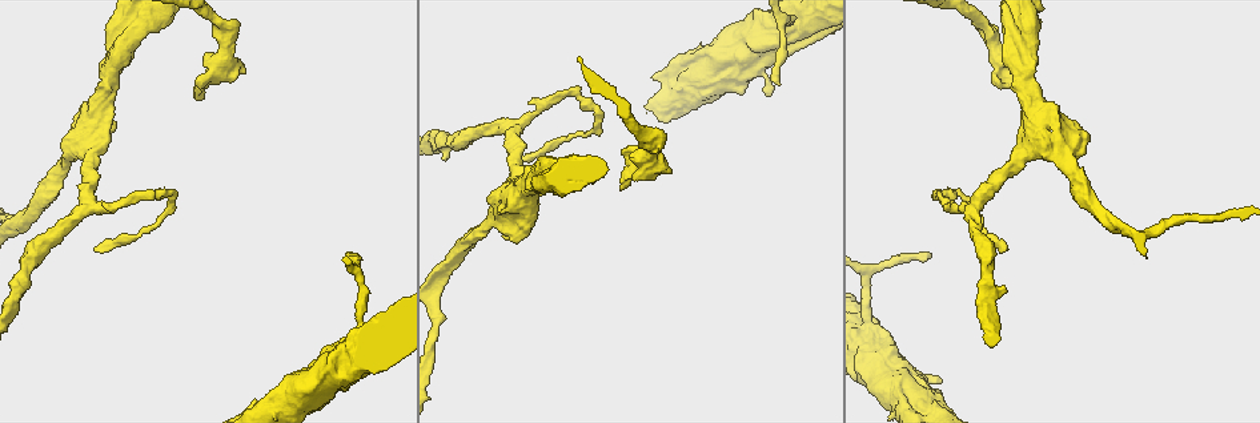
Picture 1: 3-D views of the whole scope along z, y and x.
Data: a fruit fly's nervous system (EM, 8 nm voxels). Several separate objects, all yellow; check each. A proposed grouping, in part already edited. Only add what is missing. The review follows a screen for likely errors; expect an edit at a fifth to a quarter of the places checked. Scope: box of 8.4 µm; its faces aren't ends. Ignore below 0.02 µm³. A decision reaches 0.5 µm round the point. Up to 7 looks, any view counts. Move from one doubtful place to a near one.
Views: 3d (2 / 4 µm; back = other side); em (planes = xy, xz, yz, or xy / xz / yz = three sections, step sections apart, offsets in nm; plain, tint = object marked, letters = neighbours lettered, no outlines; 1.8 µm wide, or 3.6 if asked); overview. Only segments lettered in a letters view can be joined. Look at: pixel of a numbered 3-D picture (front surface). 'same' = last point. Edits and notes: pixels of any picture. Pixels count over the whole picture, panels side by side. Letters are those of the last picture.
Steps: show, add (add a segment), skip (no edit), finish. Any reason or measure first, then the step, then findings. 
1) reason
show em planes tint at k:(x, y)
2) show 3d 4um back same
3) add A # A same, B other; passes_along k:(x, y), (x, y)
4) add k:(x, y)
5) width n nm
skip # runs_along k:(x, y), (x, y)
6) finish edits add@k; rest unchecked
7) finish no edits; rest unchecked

an open end
show em yz step 8 letters at 1:(1002, 84)

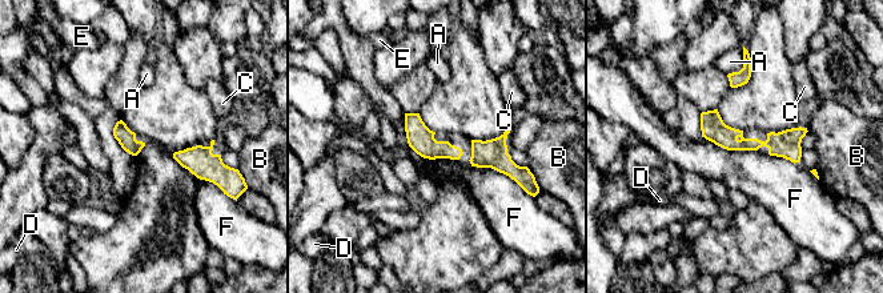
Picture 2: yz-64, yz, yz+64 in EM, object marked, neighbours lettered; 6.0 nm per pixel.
skip # A other, B other, C other, D other, E other, F other; no lettered segment goes on from it

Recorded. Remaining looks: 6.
tapers out
show 3d 2um at 1:(775, 83)

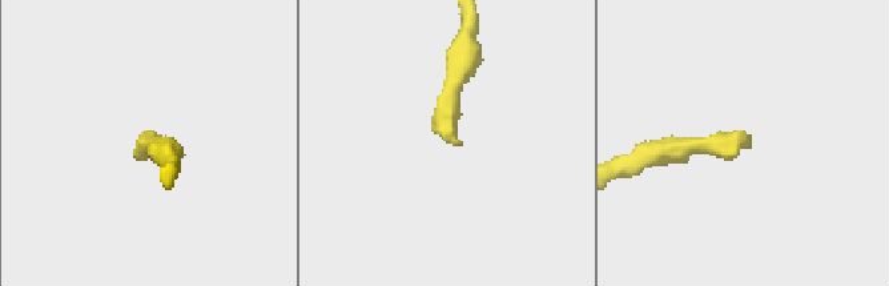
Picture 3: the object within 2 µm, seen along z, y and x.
need the tissue
show em planes letters at 3:(749, 136)

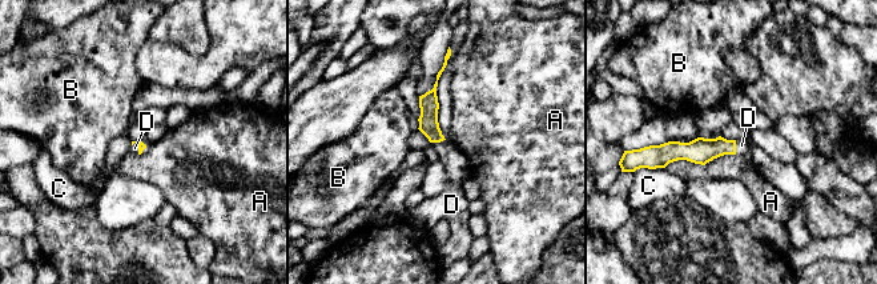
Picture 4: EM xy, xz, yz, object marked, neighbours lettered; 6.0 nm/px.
add D # A other, B other, C other, D same; passes_along 4:(700, 151), (735, 147), (741, 146); it goes on there

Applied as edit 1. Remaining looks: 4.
branch stops here
show em xz step 16 letters at 1:(940, 383)

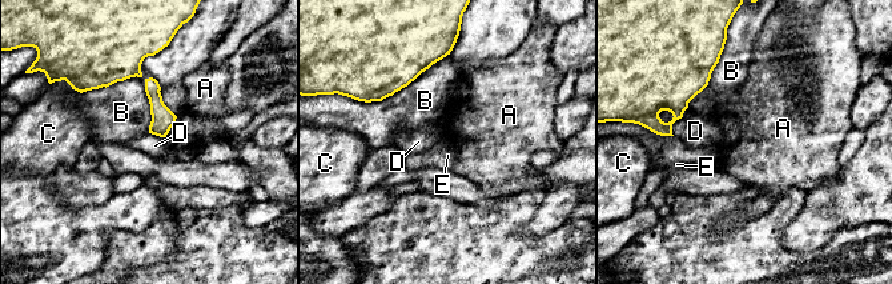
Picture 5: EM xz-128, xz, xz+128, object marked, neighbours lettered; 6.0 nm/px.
longest_contact B 600 nm
skip # A other, B other, C other, D other, E other; none of them fits

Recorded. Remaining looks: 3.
finish edits add@4; rest unchecked

